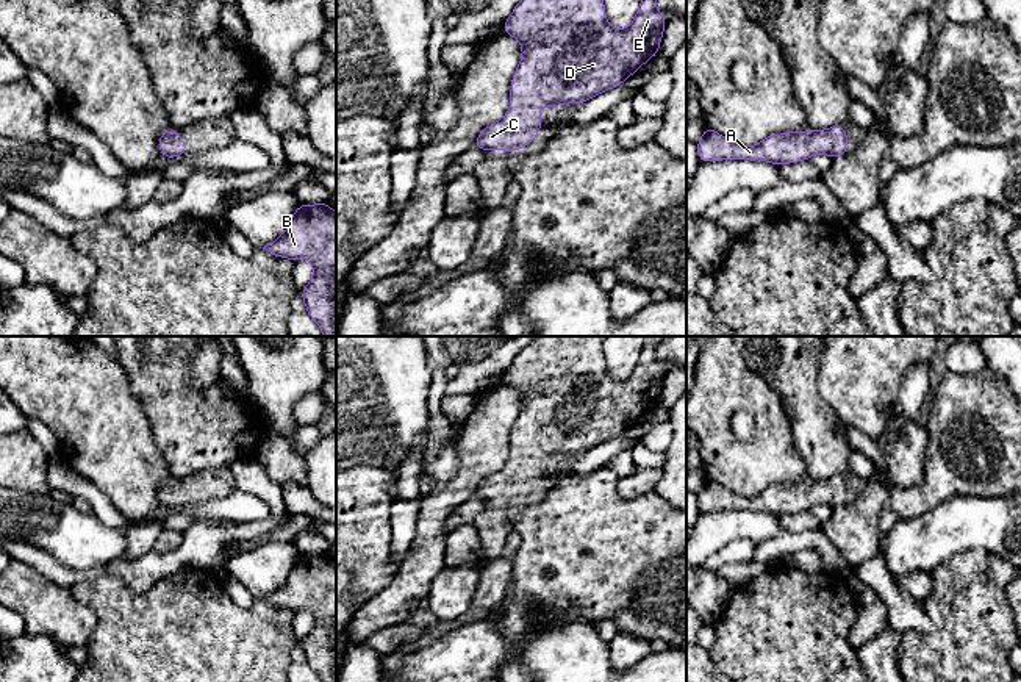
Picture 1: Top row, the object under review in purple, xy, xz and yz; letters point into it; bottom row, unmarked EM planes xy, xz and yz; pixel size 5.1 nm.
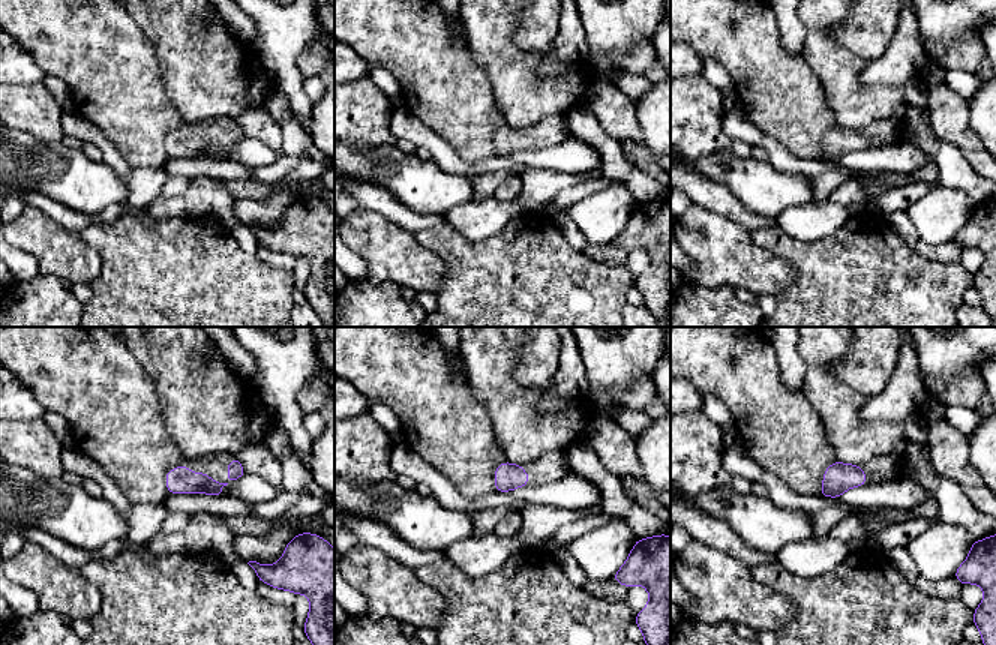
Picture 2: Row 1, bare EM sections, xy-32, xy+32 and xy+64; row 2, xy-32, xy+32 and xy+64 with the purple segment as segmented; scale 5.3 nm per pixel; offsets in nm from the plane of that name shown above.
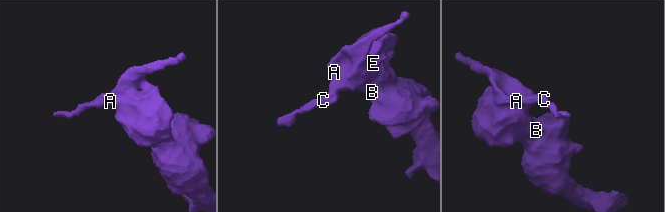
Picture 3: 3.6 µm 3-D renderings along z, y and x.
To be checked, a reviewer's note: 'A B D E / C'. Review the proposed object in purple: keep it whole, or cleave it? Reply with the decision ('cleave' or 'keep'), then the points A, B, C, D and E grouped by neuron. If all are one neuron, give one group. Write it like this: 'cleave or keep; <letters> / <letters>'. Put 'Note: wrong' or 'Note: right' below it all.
keep; A B C D E
Note: wrong

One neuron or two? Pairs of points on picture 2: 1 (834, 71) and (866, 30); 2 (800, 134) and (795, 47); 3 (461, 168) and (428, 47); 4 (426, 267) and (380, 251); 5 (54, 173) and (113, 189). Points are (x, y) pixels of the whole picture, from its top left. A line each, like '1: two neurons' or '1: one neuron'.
1: two neurons
2: two neurons
3: two neurons
4: one neuron
5: one neuron

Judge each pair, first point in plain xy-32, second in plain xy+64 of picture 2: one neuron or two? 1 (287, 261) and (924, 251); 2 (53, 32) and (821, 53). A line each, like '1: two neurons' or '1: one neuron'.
1: one neuron
2: two neurons

